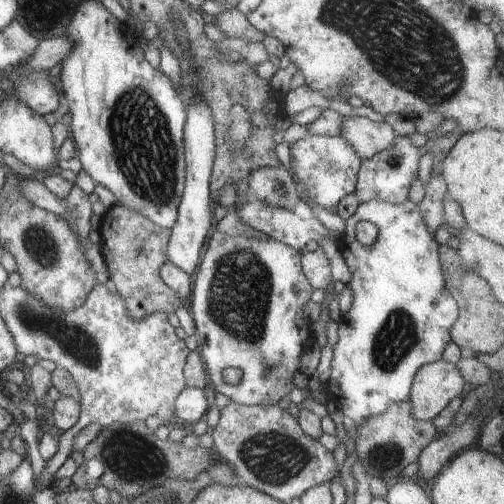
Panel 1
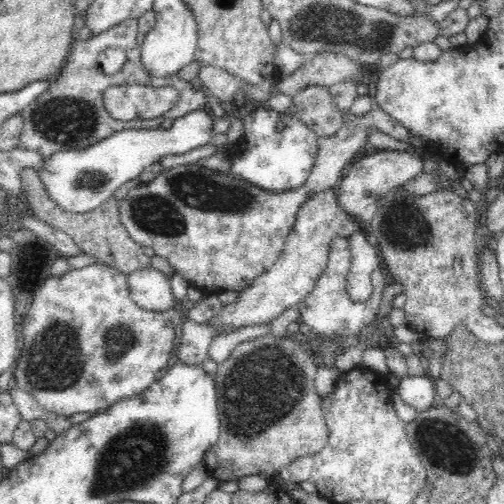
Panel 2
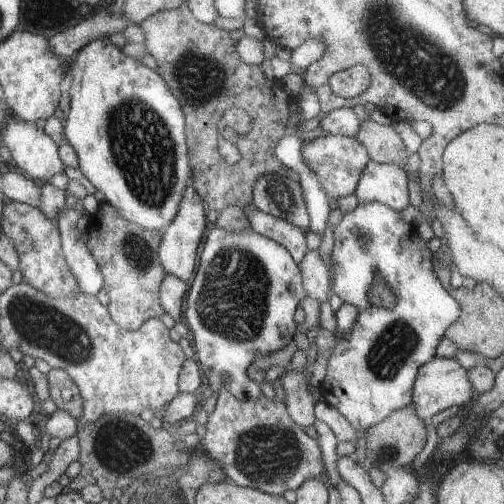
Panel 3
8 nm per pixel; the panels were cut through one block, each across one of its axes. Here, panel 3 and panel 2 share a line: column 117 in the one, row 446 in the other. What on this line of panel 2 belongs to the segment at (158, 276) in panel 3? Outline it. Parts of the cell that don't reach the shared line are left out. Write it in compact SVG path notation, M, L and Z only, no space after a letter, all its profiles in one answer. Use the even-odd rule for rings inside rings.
M260 338L238 344L232 354L218 366L216 374L216 390L220 402L220 438L206 454L206 470L212 480L220 484L224 482L242 482L250 476L258 476L268 480L270 484L282 474L282 470L290 470L290 466L304 458L318 454L328 444L328 422L324 420L324 398L316 390L318 364L310 358L310 352L296 340L276 340Z

